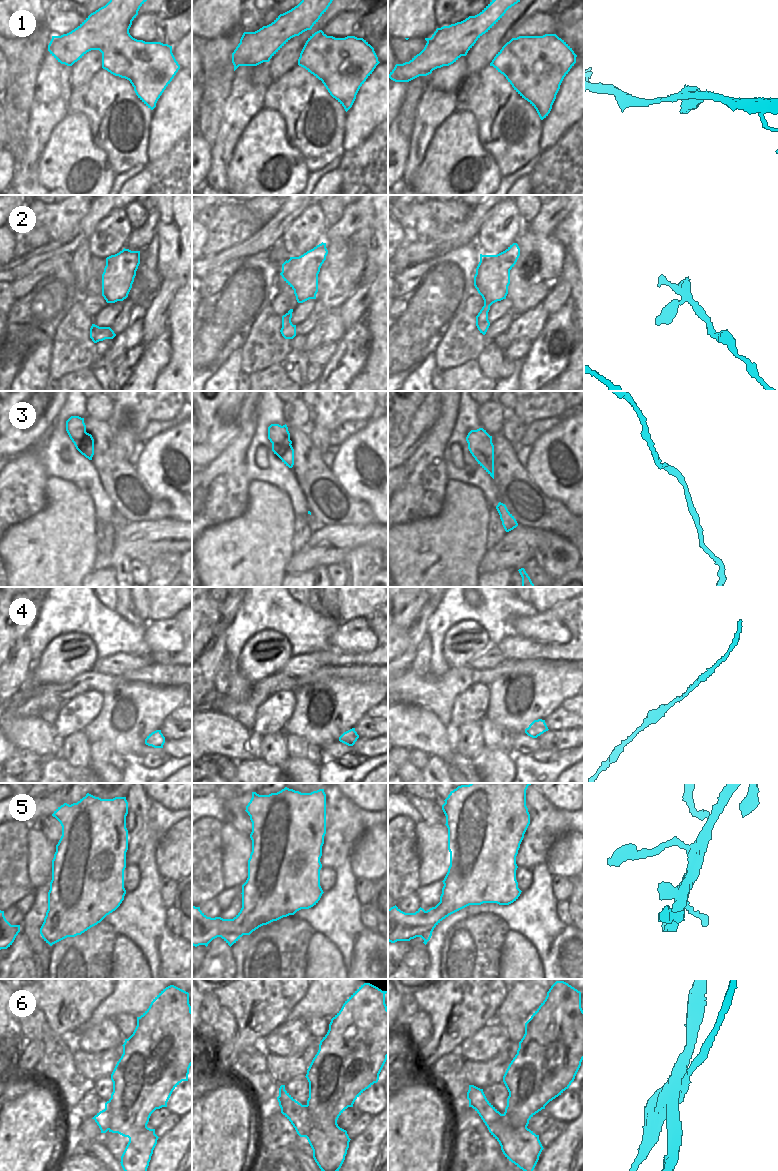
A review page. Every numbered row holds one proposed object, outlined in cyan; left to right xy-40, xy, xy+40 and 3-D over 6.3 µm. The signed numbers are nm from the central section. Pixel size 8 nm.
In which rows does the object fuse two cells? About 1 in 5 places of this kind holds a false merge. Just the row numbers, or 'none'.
6.

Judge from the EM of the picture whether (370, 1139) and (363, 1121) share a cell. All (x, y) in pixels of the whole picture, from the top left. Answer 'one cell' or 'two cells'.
two cells

